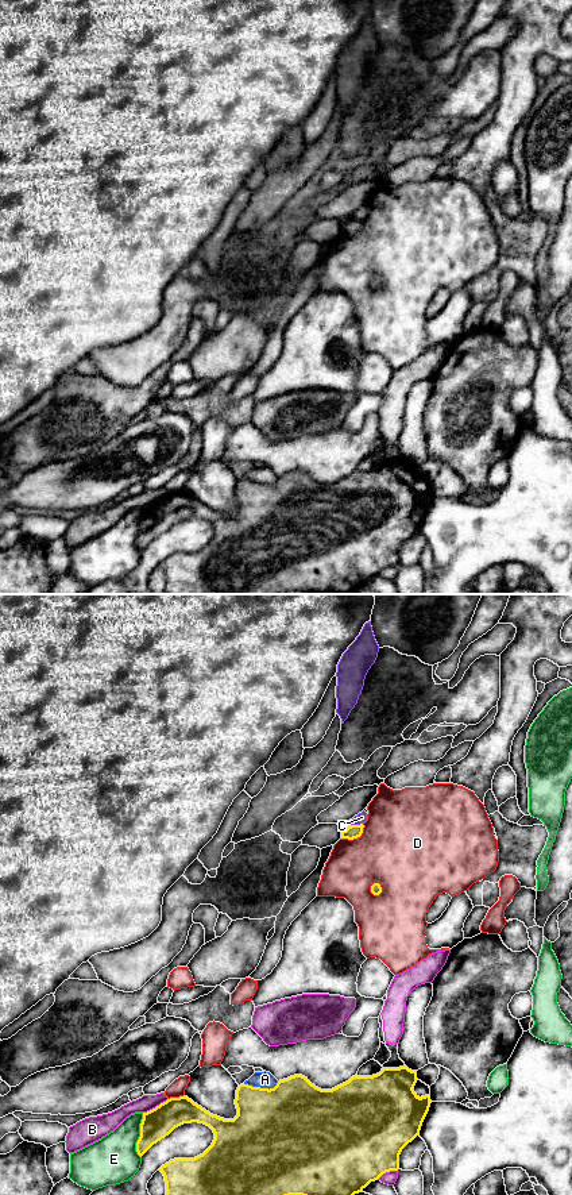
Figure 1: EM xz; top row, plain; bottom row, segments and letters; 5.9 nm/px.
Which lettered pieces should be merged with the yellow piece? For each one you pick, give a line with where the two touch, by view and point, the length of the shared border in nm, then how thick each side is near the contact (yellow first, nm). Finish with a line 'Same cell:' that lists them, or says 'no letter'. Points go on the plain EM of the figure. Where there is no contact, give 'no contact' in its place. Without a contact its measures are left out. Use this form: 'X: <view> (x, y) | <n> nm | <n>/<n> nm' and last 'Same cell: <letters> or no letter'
Same cell: no letter

